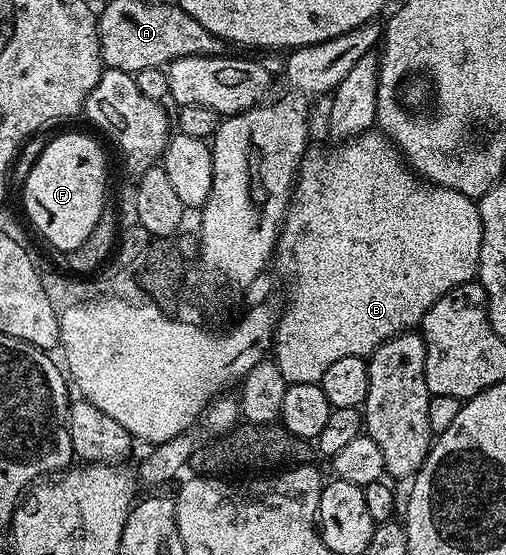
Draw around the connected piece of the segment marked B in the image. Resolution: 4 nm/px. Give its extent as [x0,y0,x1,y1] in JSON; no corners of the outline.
[274,131,482,385]

